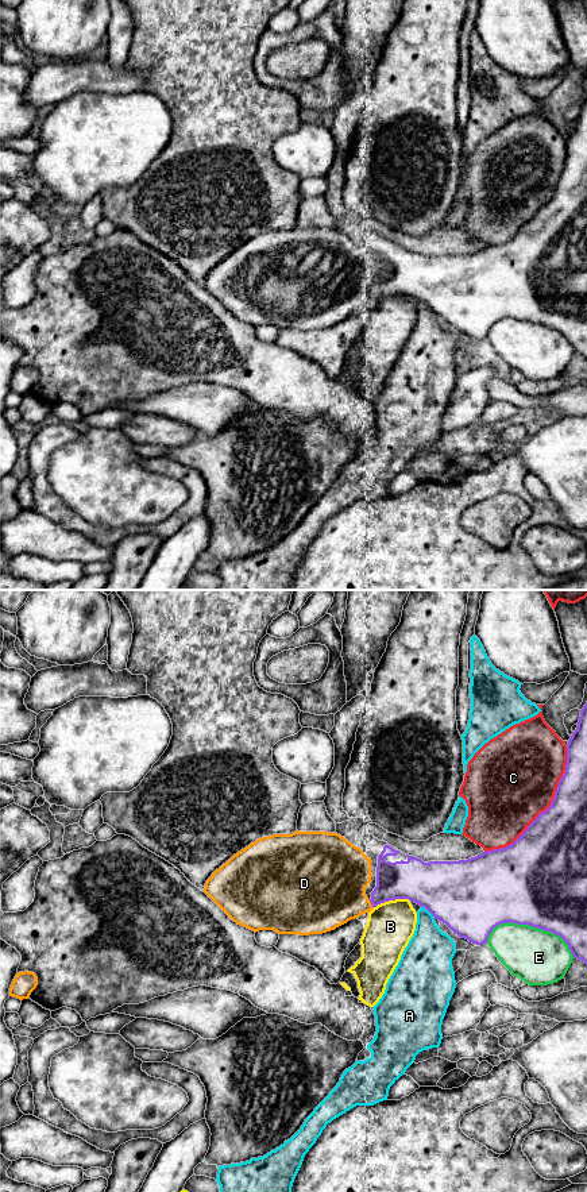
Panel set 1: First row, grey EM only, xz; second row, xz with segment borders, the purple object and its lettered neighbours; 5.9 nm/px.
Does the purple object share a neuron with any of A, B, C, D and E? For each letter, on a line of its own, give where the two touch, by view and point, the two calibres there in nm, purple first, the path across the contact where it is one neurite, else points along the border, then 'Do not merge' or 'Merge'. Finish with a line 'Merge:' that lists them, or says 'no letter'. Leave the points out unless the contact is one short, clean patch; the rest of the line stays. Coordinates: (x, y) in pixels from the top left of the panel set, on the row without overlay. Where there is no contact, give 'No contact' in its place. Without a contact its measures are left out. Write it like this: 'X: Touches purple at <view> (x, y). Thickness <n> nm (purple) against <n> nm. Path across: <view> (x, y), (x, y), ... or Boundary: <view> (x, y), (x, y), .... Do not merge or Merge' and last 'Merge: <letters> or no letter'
A: Touches purple at xz (428, 305). Thickness 440 nm (purple) against 280 nm. Do not merge
B: Touches purple at xz (392, 294). Thickness 280 nm (purple) against 280 nm. Do not merge
C: Touches purple at xz (547, 204). Thickness 400 nm (purple) against 480 nm. Do not merge
D: Touches purple at xz (371, 299). Thickness 220 nm (purple) against 400 nm. Merge
E: Touches purple at xz (532, 320). Thickness 500 nm (purple) against 320 nm. Do not merge
Merge: D

